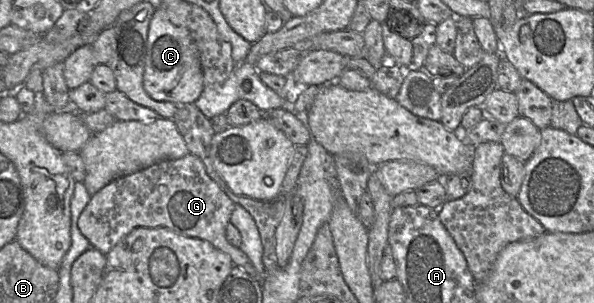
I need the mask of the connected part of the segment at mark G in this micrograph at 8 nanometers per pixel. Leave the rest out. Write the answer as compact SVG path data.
M188 153L180 159L160 161L112 180L91 196L78 219L78 228L91 247L104 255L137 227L167 228L186 237L206 240L228 254L234 265L262 282L248 256L226 238L226 227L235 207L236 204L209 177L202 161Z

